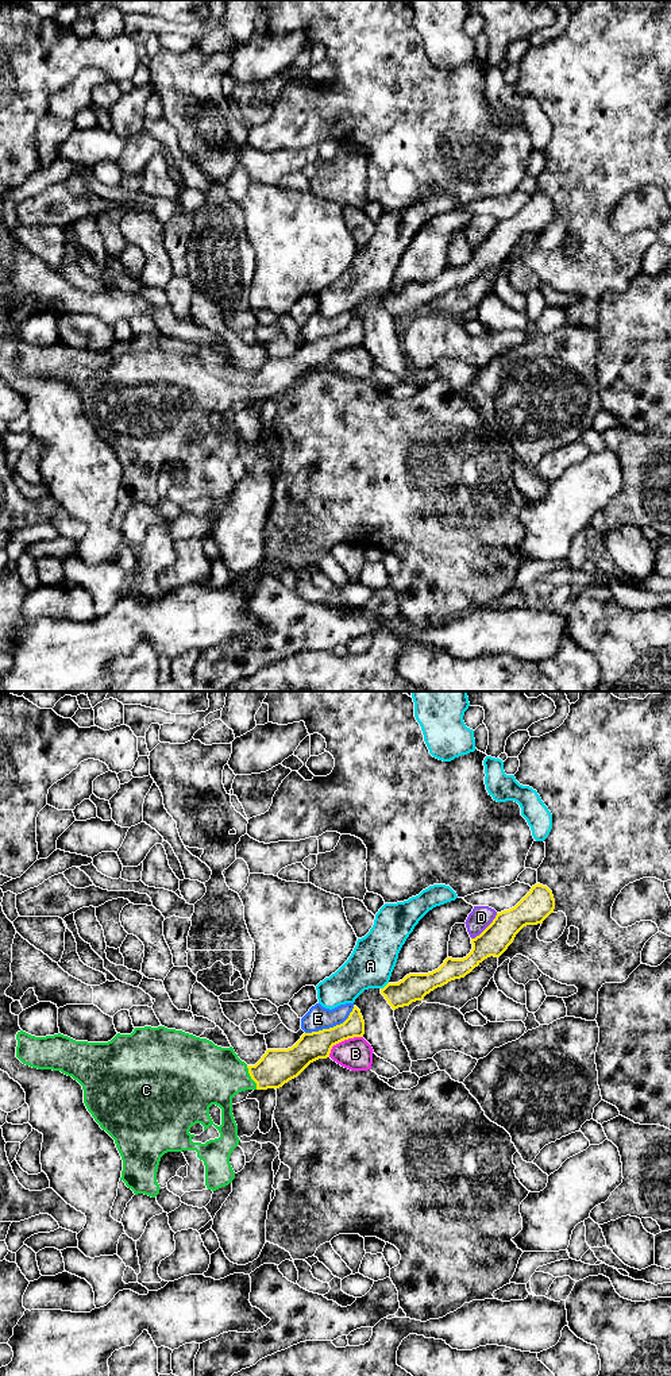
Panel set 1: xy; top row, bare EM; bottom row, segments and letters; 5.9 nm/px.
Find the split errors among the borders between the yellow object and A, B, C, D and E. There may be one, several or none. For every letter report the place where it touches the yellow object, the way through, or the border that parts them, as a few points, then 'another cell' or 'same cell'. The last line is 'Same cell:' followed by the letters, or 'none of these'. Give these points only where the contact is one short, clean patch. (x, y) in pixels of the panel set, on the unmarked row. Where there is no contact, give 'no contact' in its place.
A: meets yellow in xy at (385, 295); another cell
B: meets yellow in xy at (342, 349); another cell
C: meets yellow in xy at (251, 386); runs through xy (277, 376), (261, 385), (251, 386), (209, 384); same cell
D: meets yellow in xy at (486, 236); another cell
E: meets yellow in xy at (331, 336); another cell
Same cell: C

